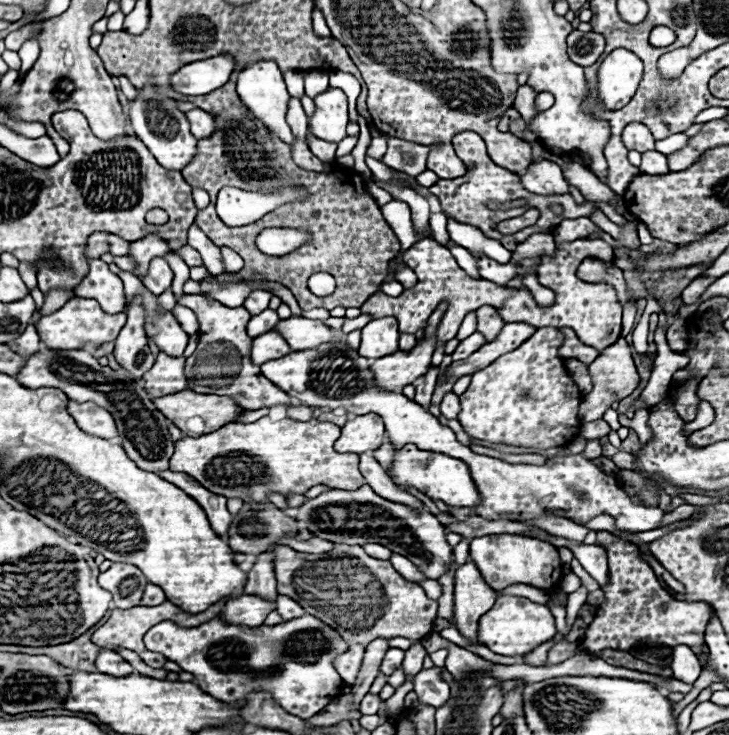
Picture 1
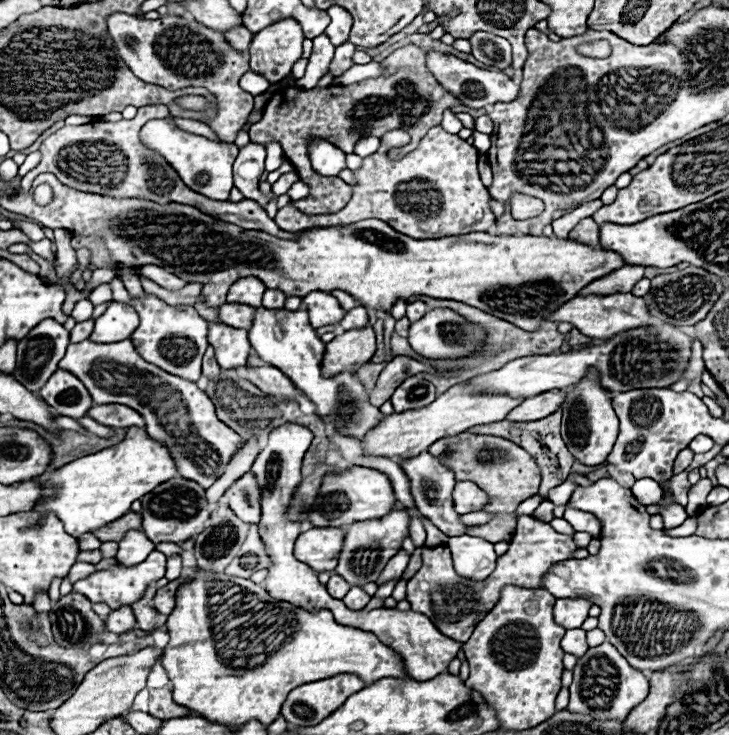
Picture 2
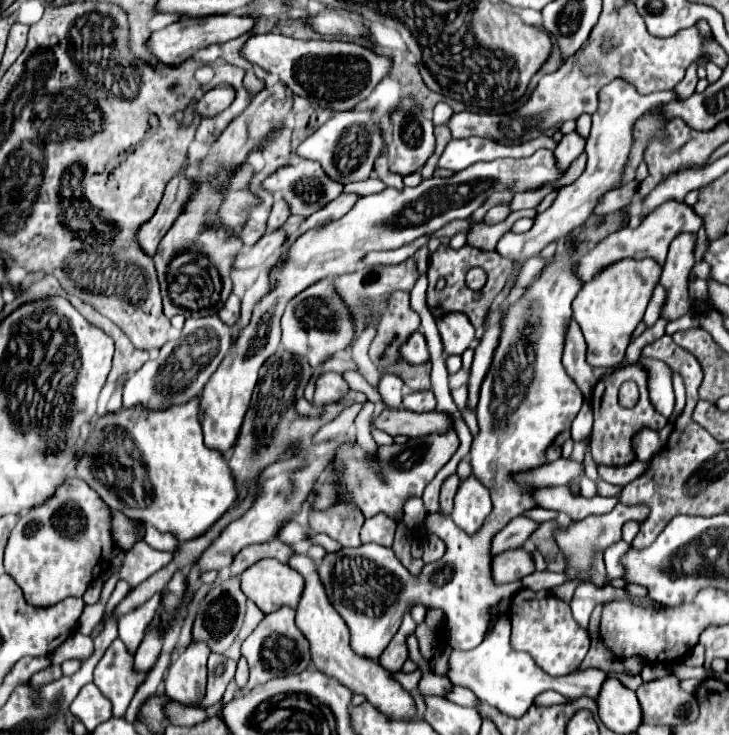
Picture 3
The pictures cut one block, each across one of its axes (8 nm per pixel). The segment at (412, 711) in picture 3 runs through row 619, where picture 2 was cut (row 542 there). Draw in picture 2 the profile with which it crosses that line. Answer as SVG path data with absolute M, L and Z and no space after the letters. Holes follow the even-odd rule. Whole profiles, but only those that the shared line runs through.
M310 528L308 532L302 532L298 536L294 546L294 556L304 564L308 564L314 572L330 572L336 568L338 552L342 550L342 536L344 536L342 528Z

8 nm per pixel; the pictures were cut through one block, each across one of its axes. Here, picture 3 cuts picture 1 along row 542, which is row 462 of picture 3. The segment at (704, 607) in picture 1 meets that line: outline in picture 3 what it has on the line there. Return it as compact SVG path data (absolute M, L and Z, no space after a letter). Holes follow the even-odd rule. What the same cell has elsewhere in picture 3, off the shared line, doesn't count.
M638 364L638 366L628 366L622 370L614 370L610 376L602 378L594 392L592 392L592 412L594 412L594 430L592 430L592 458L596 464L606 464L606 466L622 466L622 464L630 464L636 460L636 454L632 450L632 440L634 436L642 430L642 428L650 428L650 430L660 430L666 426L666 418L656 412L656 408L650 402L648 396L648 370ZM626 380L634 380L640 388L640 400L634 408L622 408L618 404L618 390L622 386L622 382Z

